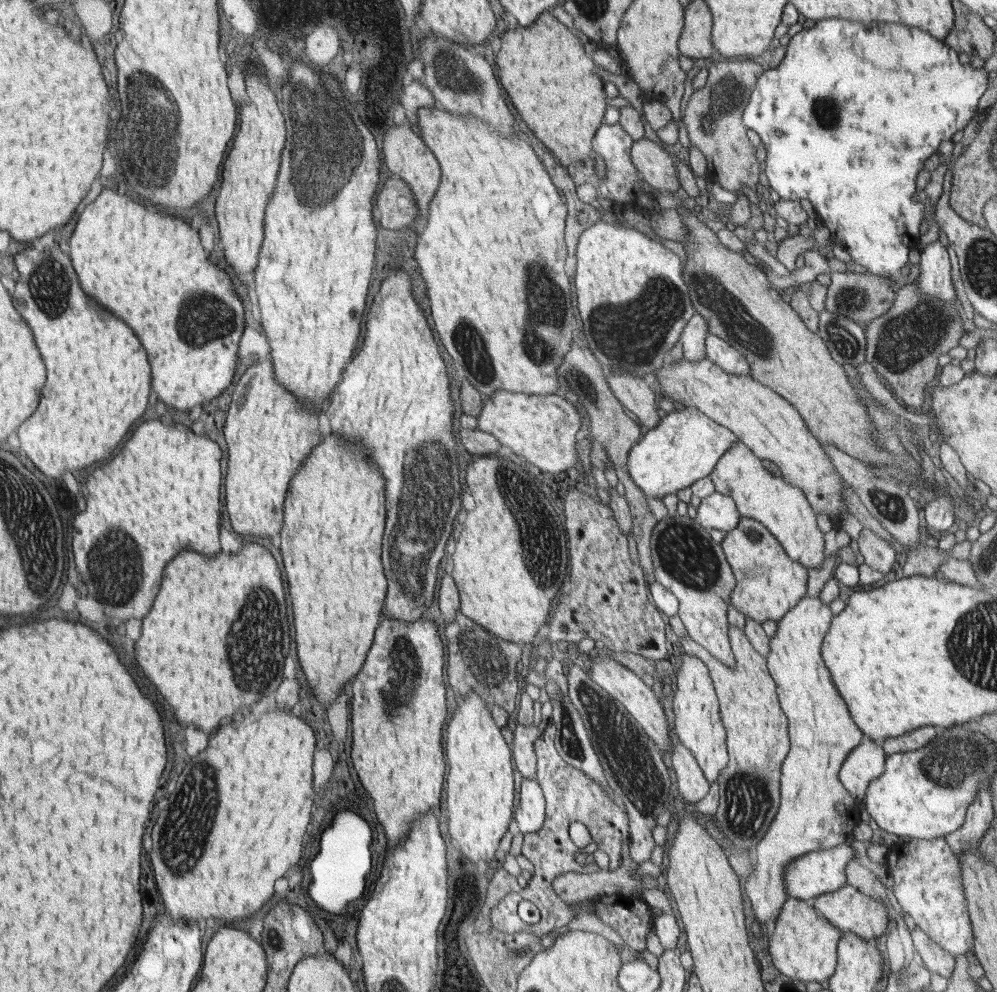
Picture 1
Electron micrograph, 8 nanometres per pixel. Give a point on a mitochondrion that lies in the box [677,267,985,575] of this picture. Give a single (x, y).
(904, 339)

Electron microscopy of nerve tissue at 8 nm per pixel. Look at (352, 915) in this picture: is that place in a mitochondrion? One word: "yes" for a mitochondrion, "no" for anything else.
no

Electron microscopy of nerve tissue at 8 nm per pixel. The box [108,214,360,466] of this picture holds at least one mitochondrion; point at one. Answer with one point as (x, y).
(203, 317)

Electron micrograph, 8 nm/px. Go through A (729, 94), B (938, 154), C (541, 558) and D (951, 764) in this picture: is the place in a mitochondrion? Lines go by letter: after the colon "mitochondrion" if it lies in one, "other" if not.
A: mitochondrion
B: other
C: mitochondrion
D: mitochondrion

